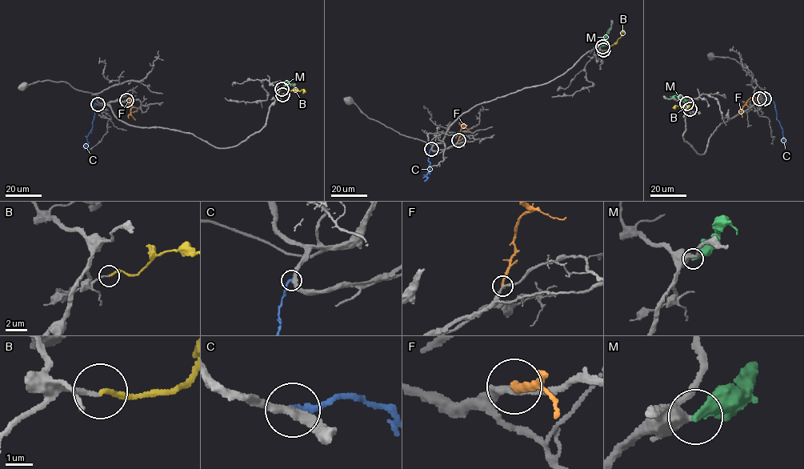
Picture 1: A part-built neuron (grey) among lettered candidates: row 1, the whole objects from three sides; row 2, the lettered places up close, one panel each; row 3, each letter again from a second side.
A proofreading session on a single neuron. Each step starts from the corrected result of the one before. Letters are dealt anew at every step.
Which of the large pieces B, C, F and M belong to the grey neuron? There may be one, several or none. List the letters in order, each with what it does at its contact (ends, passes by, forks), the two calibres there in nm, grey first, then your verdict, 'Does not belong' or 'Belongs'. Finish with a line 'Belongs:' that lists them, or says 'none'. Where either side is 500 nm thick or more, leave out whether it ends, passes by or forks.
B: It ends there. Thickness 140 nm (grey) against 170 nm. Belongs
C: It ends there. Thickness 280 nm (grey) against 220 nm. Does not belong
F: It ends there. Thickness 240 nm (grey) against 240 nm. Does not belong
M: It ends there. Thickness 420 nm (grey) against 400 nm. Does not belong
Belongs: B

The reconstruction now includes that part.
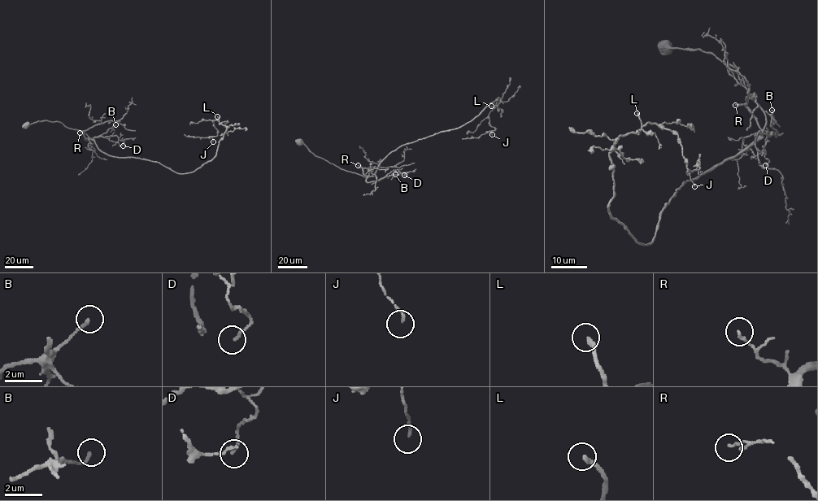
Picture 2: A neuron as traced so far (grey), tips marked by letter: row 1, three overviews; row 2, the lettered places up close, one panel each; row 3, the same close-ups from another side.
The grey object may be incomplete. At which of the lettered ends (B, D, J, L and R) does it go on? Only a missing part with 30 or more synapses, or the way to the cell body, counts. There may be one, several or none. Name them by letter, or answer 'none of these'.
L

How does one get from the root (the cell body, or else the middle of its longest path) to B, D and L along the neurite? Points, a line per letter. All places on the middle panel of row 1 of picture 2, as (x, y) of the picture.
B: (299, 141), (315, 155), (341, 168), (368, 176), (367, 182), (395, 174)
D: (299, 141), (315, 155), (341, 168), (368, 176), (367, 182), (403, 172), (404, 175)
L: (299, 141), (341, 168), (368, 177), (399, 146), (464, 125), (500, 98), (494, 107), (491, 106)

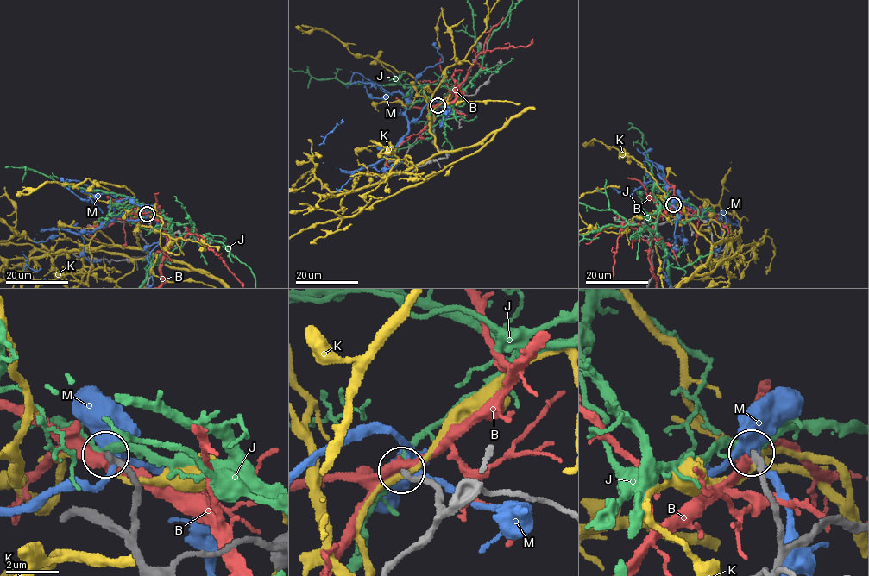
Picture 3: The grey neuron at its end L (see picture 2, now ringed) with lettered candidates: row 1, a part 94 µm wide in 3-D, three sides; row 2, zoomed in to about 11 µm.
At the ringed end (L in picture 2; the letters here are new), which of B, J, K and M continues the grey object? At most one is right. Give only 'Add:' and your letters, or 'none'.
Add: none

